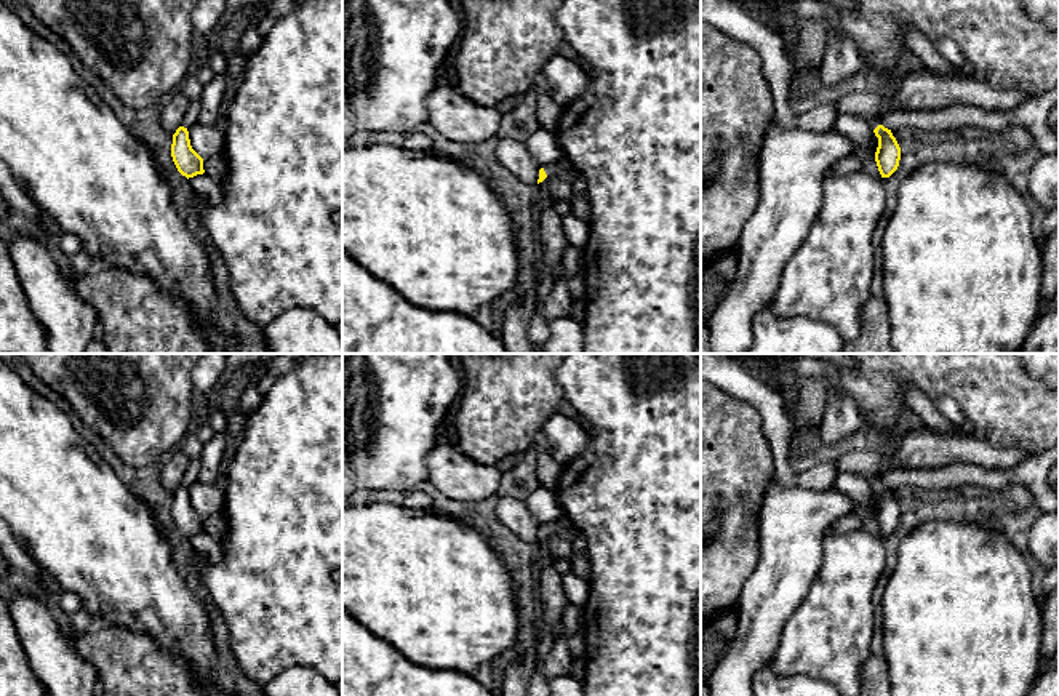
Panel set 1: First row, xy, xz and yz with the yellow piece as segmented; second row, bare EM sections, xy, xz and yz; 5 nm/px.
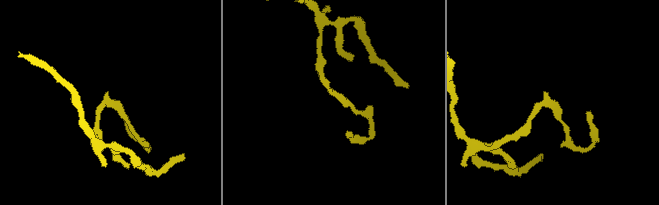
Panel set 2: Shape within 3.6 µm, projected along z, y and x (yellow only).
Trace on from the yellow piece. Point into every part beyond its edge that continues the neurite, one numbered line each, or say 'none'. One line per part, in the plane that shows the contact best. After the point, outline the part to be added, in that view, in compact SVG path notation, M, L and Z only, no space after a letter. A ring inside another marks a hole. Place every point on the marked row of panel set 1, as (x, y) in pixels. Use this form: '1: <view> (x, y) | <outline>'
none

